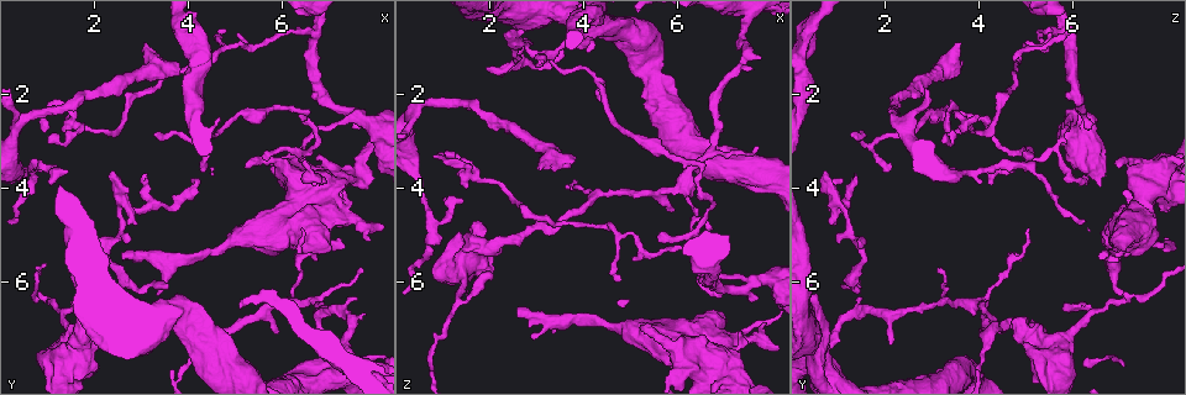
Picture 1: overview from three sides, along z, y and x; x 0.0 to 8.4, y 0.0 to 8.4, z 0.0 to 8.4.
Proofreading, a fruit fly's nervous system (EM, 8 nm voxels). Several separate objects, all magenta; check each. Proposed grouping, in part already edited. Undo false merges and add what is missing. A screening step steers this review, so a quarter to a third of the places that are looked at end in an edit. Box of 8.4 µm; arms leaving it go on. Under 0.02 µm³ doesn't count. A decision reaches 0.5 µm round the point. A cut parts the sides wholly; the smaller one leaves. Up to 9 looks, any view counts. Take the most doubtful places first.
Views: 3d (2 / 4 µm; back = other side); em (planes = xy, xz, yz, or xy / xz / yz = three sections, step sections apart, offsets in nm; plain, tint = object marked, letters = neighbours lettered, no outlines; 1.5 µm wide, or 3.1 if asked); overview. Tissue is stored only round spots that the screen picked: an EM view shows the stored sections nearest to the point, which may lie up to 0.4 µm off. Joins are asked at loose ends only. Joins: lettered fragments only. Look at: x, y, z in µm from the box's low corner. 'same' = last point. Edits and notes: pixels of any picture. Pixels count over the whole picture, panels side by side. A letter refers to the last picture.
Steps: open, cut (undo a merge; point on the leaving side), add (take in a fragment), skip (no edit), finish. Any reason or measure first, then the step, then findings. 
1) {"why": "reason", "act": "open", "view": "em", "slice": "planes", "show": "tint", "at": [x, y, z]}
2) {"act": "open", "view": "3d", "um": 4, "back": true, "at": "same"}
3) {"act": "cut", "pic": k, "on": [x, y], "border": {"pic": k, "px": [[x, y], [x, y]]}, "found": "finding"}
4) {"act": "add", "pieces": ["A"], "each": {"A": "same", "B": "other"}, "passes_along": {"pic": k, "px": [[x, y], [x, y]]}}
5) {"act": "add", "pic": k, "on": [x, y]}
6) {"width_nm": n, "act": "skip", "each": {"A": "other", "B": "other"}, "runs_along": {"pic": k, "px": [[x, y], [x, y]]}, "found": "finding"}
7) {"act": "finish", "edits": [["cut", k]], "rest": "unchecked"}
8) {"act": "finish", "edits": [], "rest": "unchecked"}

{"act": "open", "view": "em", "slice": "xz", "step": 8, "show": "letters", "at": [6.65, 0.75, 5.75]}

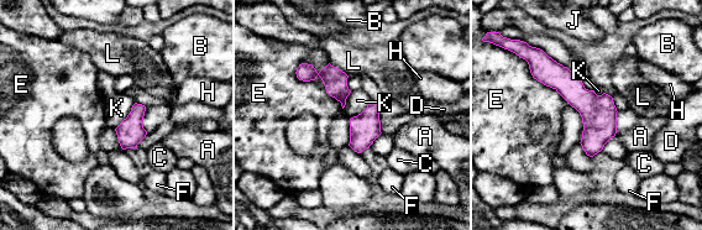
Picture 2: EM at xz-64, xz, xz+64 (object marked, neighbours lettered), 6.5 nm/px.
{"longest_contact_nm": ["E", 400], "act": "skip", "each": {"A": "other", "B": "other", "C": "other", "D": "other", "E": "other", "F": "other", "H": "other", "J": "other", "K": "other", "L": "other"}, "runs_along": {"pic": 2, "px": [[543, 58], [593, 111], [593, 151]]}, "found": "continuous, no second cell"}

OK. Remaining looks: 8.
{"why": "branch stops here", "act": "open", "view": "em", "slice": "planes", "show": "plain", "at": [3.80, 1.55, 3.45]}

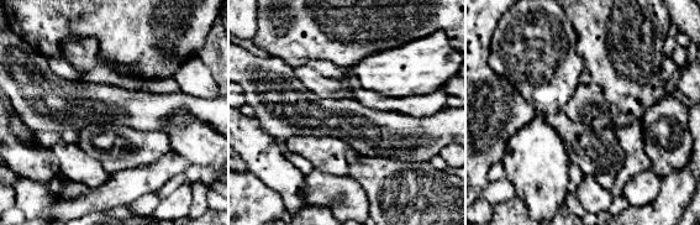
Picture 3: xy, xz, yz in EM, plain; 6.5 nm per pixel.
{"why": "where the object lies", "act": "open", "view": "em", "slice": "planes", "show": "tint", "at": "same"}

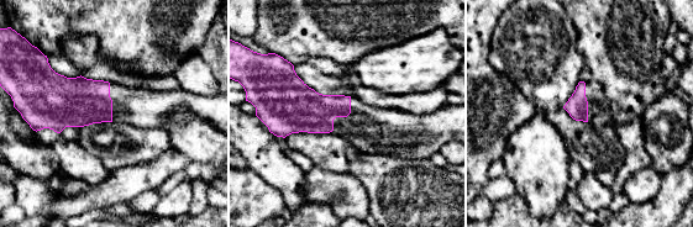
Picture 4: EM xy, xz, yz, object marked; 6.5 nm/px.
{"act": "open", "view": "em", "slice": "planes", "show": "letters", "at": "same"}

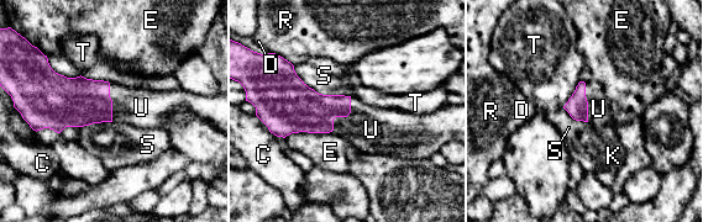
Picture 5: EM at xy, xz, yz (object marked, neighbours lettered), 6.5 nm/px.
{"act": "add", "pieces": ["U"], "each": {"C": "other", "D": "other", "E": "other", "K": "other", "R": "other", "S": "other", "T": "other", "U": "same"}, "found": "it goes on there"}

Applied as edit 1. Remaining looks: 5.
{"why": "an open end", "act": "open", "view": "em", "slice": "xy", "step": 4, "show": "tint", "at": [2.60, 5.40, 6.65]}

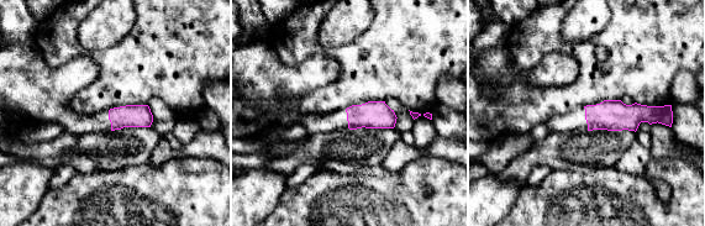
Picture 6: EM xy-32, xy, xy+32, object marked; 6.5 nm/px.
{"why": "another direction", "act": "open", "view": "em", "slice": "planes", "show": "letters", "at": "same"}

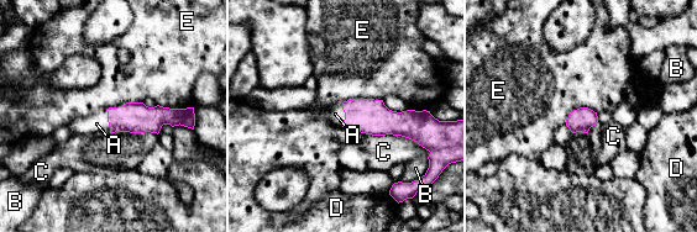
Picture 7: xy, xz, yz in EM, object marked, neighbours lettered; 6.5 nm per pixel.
{"width_nm": 160, "act": "add", "pieces": ["A"], "each": {"A": "same", "B": "other", "C": "other", "D": "other", "E": "other"}, "passes_along": {"pic": 7, "px": [[135, 117], [108, 121], [97, 124]]}, "found": "the cell continues"}

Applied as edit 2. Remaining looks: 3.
{"act": "open", "view": "overview"}

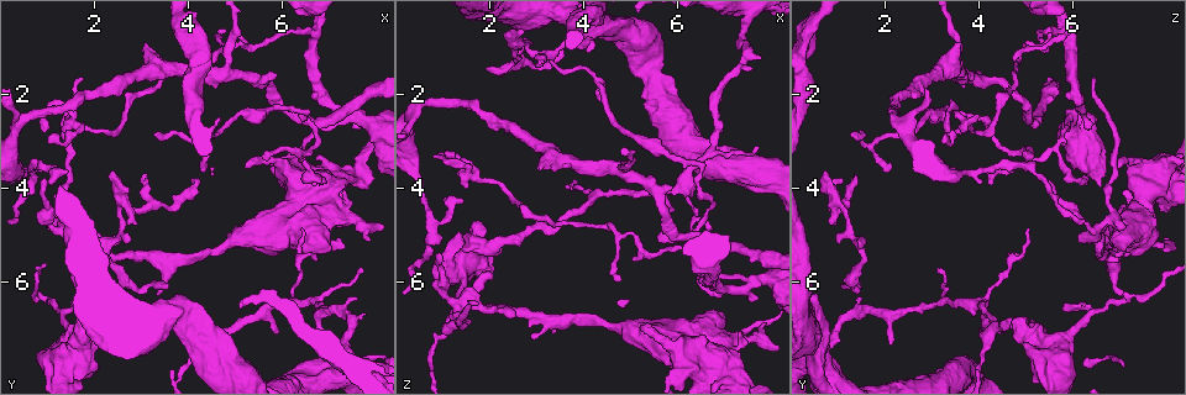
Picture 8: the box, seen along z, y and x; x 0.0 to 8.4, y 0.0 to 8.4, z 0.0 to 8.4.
{"why": "abrupt turn", "act": "open", "view": "em", "slice": "planes", "show": "plain", "at": [6.00, 6.50, 3.95]}

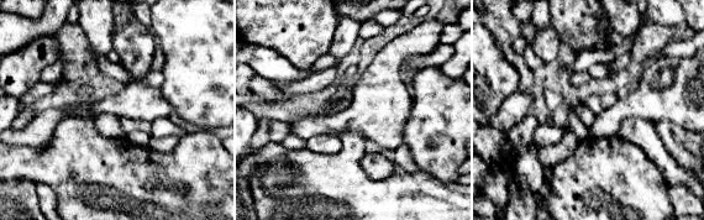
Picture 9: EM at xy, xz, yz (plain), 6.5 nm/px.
{"act": "open", "view": "em", "slice": "planes", "show": "letters", "at": "same"}

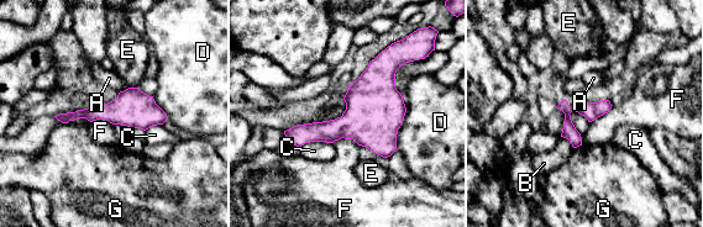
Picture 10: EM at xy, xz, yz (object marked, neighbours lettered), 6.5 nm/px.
{"width_nm": 110, "act": "skip", "each": {"A": "other", "B": "other", "C": "other", "D": "other", "E": "other", "F": "other", "G": "other"}, "found": "one cell here"}

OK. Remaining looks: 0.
{"act": "finish", "edits": [["add", 5], ["add", 7]], "rest": "unchecked"}

